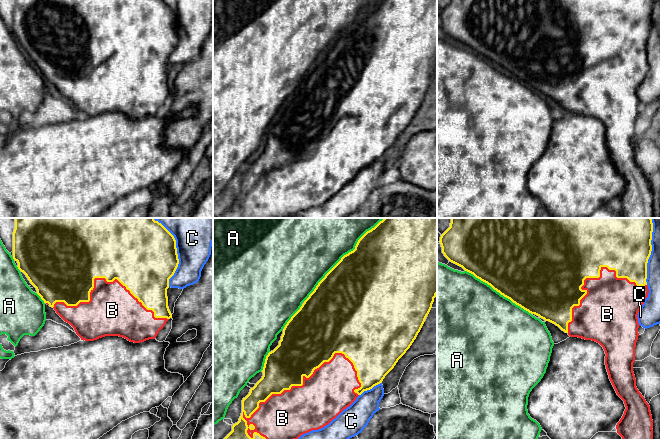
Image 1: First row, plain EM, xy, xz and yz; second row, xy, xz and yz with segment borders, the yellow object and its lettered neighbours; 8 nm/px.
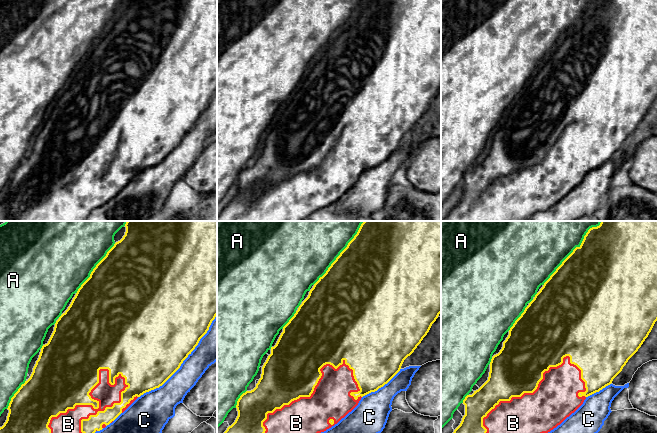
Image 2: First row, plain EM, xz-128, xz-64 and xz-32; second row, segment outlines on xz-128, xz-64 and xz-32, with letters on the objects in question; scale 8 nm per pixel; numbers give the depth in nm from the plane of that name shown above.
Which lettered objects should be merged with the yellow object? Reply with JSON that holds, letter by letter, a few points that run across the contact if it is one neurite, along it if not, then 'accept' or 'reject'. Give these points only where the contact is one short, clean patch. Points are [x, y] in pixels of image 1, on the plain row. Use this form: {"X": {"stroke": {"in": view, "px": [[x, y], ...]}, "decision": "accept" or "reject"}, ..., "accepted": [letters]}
{"A": {"decision": "reject"}, "B": {"decision": "accept"}, "C": {"decision": "reject"}, "accepted": ["B"]}

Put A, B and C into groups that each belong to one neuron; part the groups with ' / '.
A / B / C

